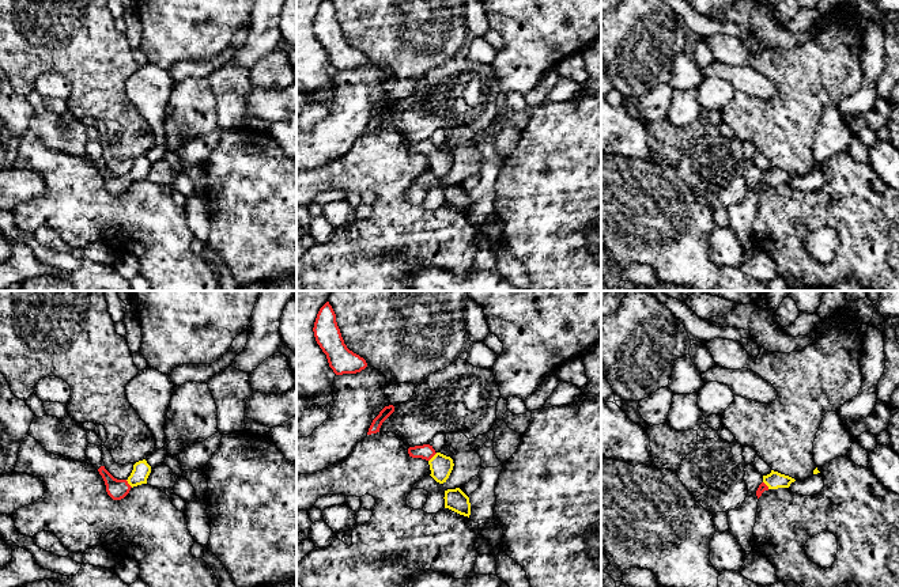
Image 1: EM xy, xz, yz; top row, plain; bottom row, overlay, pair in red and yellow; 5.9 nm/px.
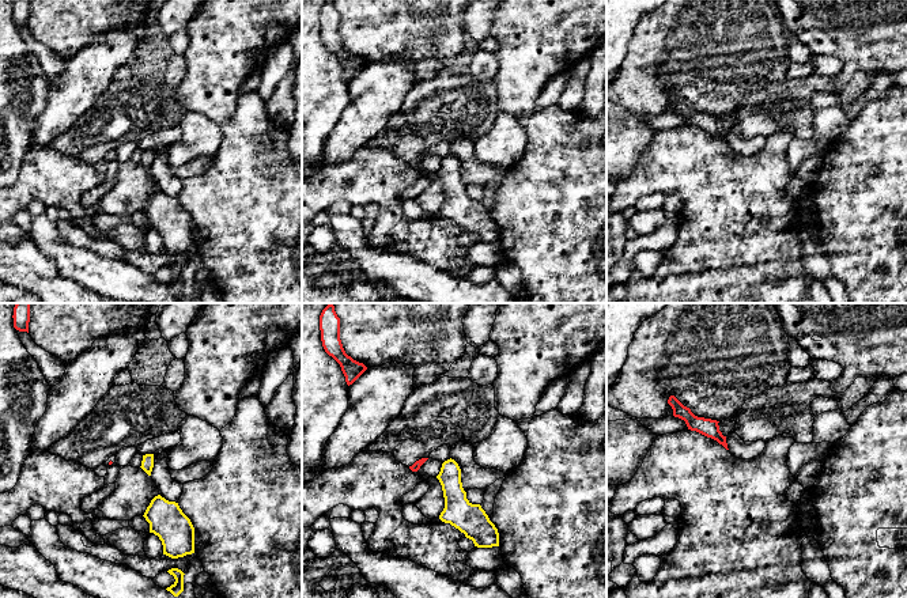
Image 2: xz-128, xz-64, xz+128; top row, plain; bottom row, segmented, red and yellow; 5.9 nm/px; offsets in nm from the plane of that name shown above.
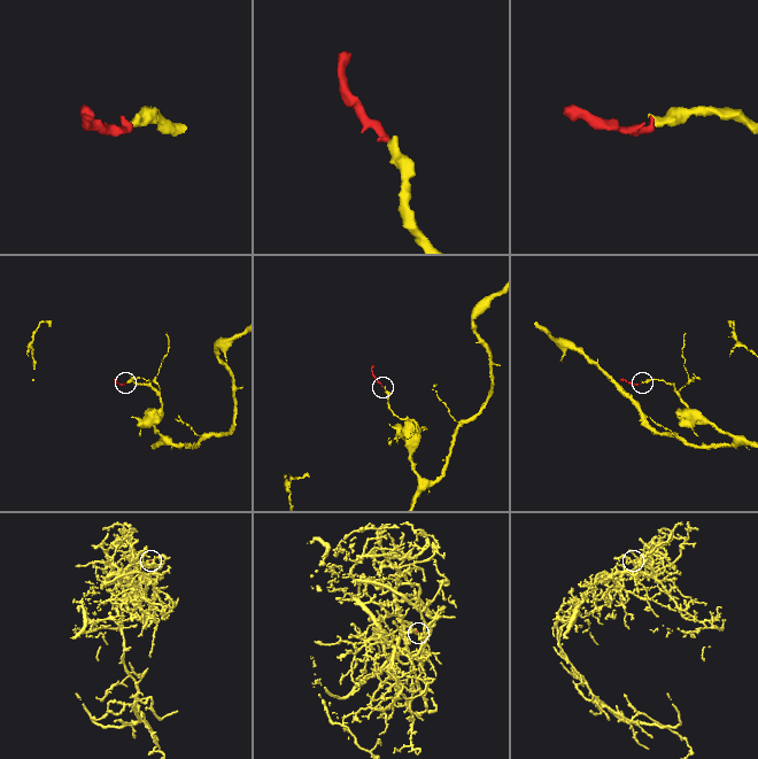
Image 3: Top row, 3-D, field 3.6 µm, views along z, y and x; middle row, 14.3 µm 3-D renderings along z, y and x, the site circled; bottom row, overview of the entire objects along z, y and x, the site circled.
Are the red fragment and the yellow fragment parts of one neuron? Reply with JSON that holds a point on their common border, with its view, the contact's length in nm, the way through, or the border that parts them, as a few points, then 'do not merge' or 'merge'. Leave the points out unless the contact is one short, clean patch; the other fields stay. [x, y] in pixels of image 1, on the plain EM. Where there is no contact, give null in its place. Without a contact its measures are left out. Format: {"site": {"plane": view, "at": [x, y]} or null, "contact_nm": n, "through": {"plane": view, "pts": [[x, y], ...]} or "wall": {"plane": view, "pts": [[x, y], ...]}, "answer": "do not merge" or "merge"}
{"site": {"plane": "xz", "at": [433, 151]}, "contact_nm": 80, "through": {"plane": "xz", "pts": [[426, 147], [433, 151], [441, 162]]}, "answer": "merge"}

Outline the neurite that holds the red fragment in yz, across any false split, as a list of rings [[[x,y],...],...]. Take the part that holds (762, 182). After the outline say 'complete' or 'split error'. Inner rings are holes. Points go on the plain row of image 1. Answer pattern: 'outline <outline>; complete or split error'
outline [[[771,166],[770,170],[763,171],[763,178],[759,181],[756,192],[759,194],[762,189],[768,185],[789,183],[794,177],[796,175],[789,171]]]; split error

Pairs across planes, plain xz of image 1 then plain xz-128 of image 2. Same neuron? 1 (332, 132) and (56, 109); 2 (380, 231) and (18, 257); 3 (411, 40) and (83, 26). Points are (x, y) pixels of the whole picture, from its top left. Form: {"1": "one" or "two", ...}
{"1": "one", "2": "two", "3": "one"}

